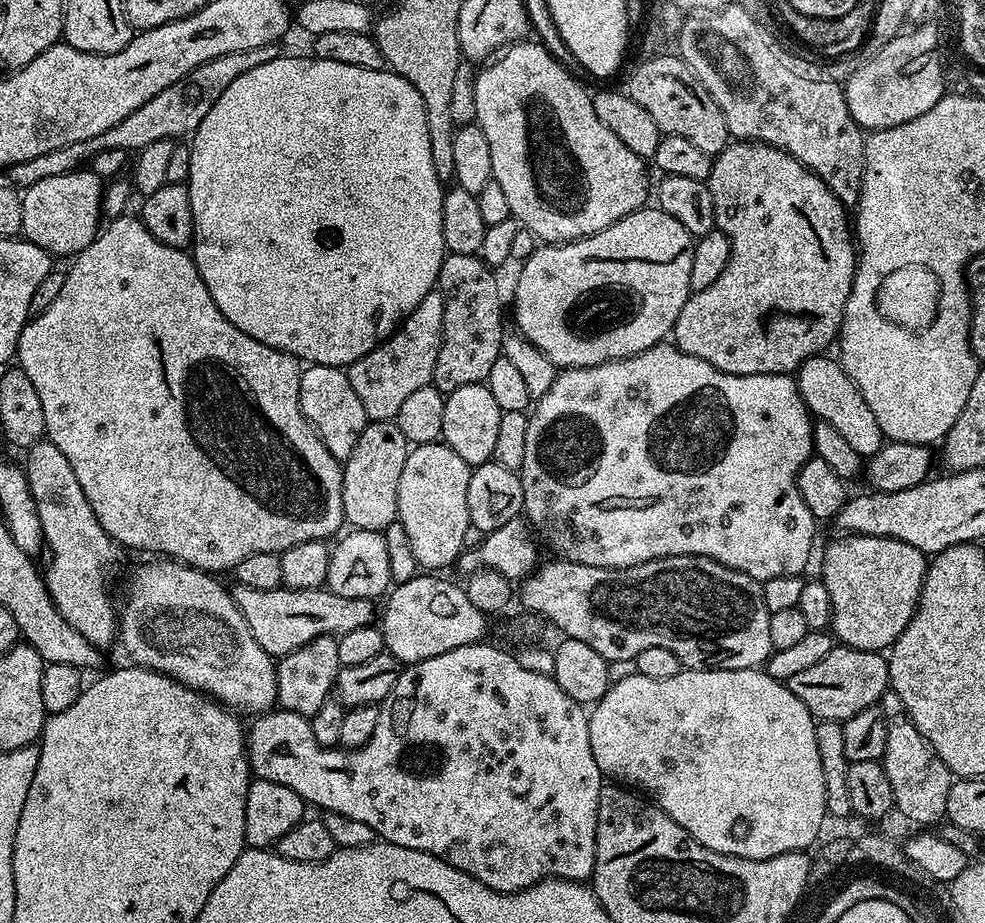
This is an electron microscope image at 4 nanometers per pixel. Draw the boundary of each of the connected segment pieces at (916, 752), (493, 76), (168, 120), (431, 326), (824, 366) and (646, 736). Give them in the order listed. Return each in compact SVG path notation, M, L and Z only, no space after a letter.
M885 692L878 706L886 718L886 750L882 763L886 778L890 778L890 790L894 790L895 811L920 824L916 826L939 825L948 814L948 799L954 783L952 771L934 754L926 738L922 738L896 692Z
M517 42L509 44L489 63L489 68L481 67L476 73L476 85L474 86L474 106L476 107L475 123L480 125L482 134L486 134L486 143L490 146L490 166L492 167L492 178L502 186L509 203L511 215L520 223L520 227L529 228L537 241L544 244L567 244L569 240L581 240L590 234L598 234L598 230L606 230L614 222L626 218L626 214L636 212L645 207L647 198L650 196L650 184L648 188L648 172L644 169L645 157L634 154L634 150L626 150L626 145L618 139L614 130L606 126L594 114L592 97L585 85L574 82L558 62L546 51L544 45L539 42Z
M280 44L258 46L255 50L237 50L235 54L222 54L222 58L200 64L190 70L188 76L182 77L174 86L166 86L162 94L150 98L143 106L138 106L134 114L126 114L118 126L110 126L102 134L94 138L86 138L86 142L74 142L70 146L62 146L58 150L50 150L50 154L38 154L38 158L30 158L30 162L18 162L13 168L7 169L7 183L23 190L34 186L34 182L42 182L42 178L58 178L58 174L77 171L87 165L92 157L102 150L122 149L129 154L135 154L140 149L150 146L150 142L163 140L175 141L177 138L191 137L198 130L202 118L210 114L210 106L222 98L222 90L234 82L234 78L242 78L246 70L254 70L254 66L262 66L262 62L270 62L282 55Z
M434 290L414 306L403 324L383 340L370 354L347 365L350 386L358 393L358 399L366 409L369 421L395 421L398 410L406 403L406 397L414 390L432 383L434 362L438 362L438 350L442 346L442 322L444 321L444 295Z
M828 354L812 356L800 365L794 379L809 413L816 420L830 422L830 426L834 426L834 430L838 430L838 434L842 434L842 438L846 438L846 443L860 457L867 458L878 454L878 450L884 447L886 437L874 419L874 413L870 411L870 406L866 406L866 398L862 398L858 386L854 386L854 382L850 382L839 359L832 357L831 360Z
M759 667L746 669L710 669L694 668L681 670L674 678L646 678L636 676L632 680L620 680L611 685L598 703L591 709L588 718L590 730L590 750L594 750L594 762L598 762L601 773L605 777L613 776L613 781L639 790L649 801L661 808L667 816L674 818L686 834L690 834L702 846L714 850L718 854L726 854L724 848L740 848L738 858L765 860L787 852L803 852L817 843L816 835L826 821L826 782L822 774L822 758L818 758L818 742L816 741L817 721L812 711L801 702L787 683L776 680L767 671Z

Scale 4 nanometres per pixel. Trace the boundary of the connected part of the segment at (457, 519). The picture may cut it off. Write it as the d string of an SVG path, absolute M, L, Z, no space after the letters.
M417 444L409 451L406 466L402 466L402 478L398 478L398 506L396 515L398 523L406 526L406 535L410 538L410 546L414 549L417 565L424 570L444 570L450 564L455 565L461 552L466 548L466 530L468 507L464 501L464 492L470 490L472 468L454 454L447 444Z

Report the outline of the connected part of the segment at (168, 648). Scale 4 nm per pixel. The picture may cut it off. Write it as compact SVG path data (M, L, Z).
M152 558L149 564L140 564L136 569L132 572L132 577L128 580L128 601L125 602L124 608L119 609L118 612L118 640L119 643L124 643L124 648L128 651L128 656L133 665L139 666L141 668L149 668L150 670L154 670L155 672L161 672L163 676L169 676L170 678L174 678L177 680L179 684L184 684L188 688L193 688L196 692L203 692L205 696L212 697L213 700L221 703L226 708L231 708L235 710L237 713L245 714L244 712L252 712L251 714L263 714L276 704L276 664L274 663L273 657L270 657L266 654L266 650L262 650L262 646L258 646L258 642L254 642L254 634L250 634L250 626L246 626L246 618L242 618L242 610L238 610L238 606L236 605L236 599L232 597L231 591L226 587L223 588L222 585L219 584L217 577L215 575L202 572L198 568L189 568L188 565L179 563L175 560L169 560L167 558Z

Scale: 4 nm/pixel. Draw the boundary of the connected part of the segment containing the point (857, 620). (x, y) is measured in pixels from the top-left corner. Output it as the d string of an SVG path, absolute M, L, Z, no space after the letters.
M844 534L836 539L824 552L822 573L832 603L831 631L845 648L883 653L916 613L928 560L925 553L894 538Z

